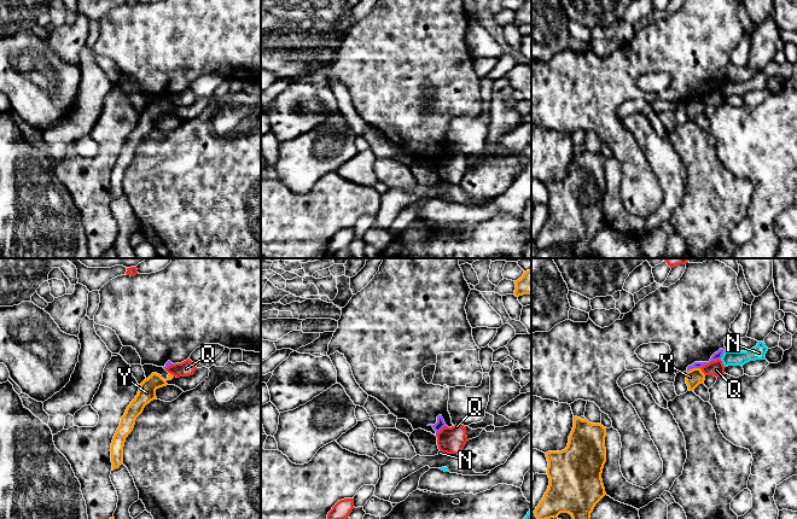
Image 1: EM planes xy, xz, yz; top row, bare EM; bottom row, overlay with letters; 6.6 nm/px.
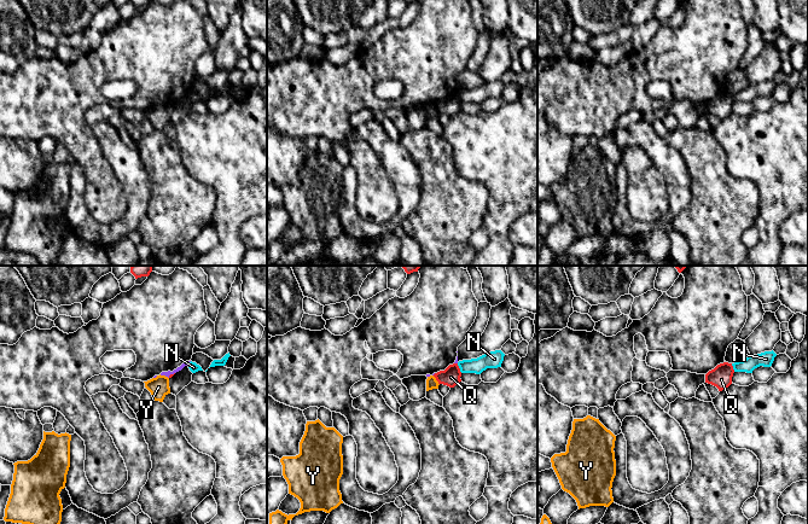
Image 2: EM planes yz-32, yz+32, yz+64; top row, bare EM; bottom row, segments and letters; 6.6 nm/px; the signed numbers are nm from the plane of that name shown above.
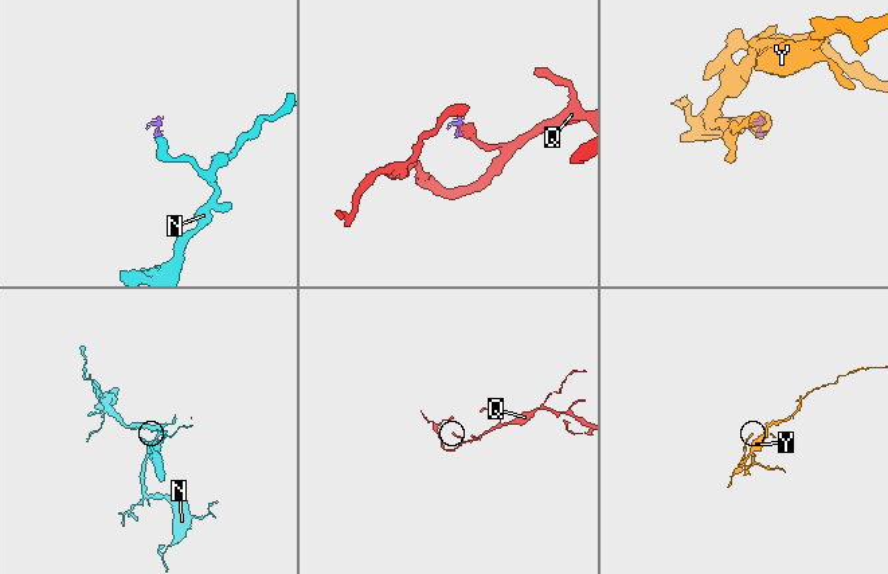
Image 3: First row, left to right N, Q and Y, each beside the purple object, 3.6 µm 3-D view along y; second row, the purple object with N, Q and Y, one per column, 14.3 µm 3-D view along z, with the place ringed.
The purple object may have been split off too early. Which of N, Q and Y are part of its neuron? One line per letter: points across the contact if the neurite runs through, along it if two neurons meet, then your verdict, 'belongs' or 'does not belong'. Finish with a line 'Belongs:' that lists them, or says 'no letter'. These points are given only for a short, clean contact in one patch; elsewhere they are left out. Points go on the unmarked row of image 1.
N: along yz (725, 81), (720, 88) | does not belong
Q: along yz (720, 88), (713, 89), (700, 98) | does not belong
Y: along yz (699, 97), (693, 97), (687, 101) | does not belong
Belongs: no letter

